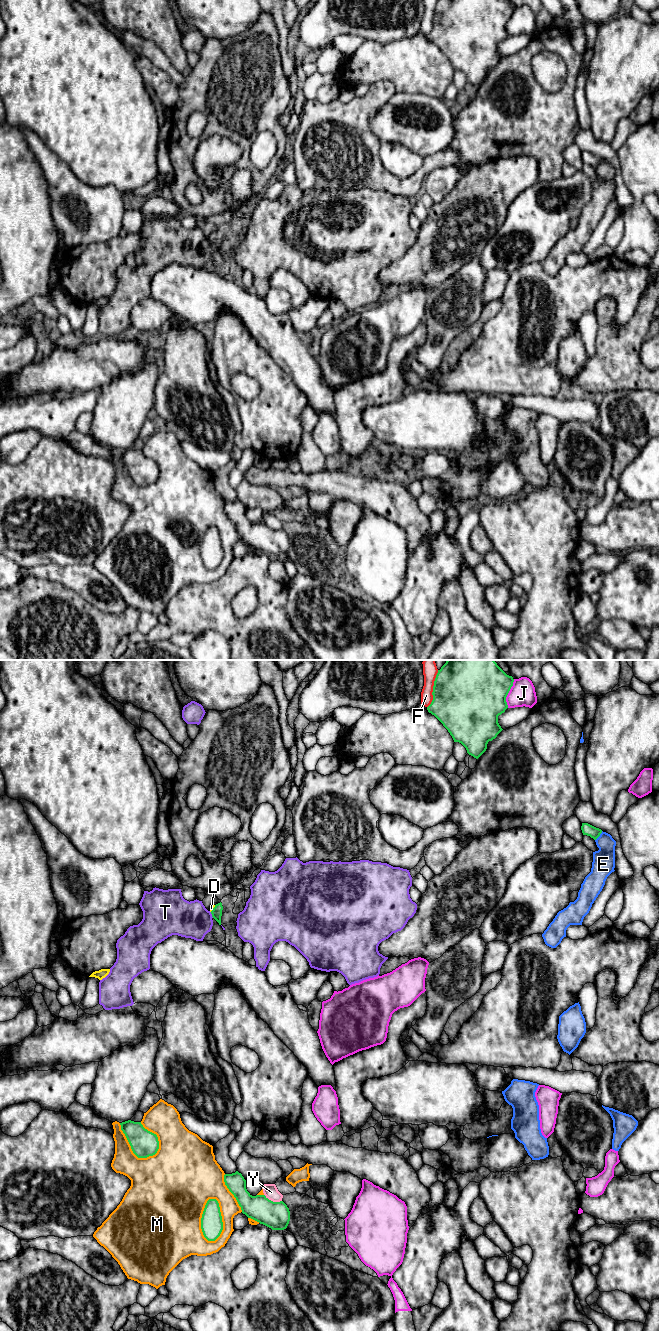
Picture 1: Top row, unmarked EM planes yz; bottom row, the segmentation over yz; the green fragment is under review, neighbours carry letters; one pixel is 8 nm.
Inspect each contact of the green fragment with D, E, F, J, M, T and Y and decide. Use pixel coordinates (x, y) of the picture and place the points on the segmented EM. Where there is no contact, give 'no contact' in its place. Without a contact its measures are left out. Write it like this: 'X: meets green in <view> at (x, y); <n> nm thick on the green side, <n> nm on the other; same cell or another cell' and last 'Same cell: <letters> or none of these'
D: meets green in yz at (213, 908); 80 nm thick on the green side, 30 nm on the other; same cell
E: meets green in yz at (599, 835); 90 nm thick on the green side, 180 nm on the other; another cell
F: meets green in yz at (433, 689); 500 nm thick on the green side, 120 nm on the other; another cell
J: meets green in yz at (508, 692); 480 nm thick on the green side, 200 nm on the other; another cell
M: meets green in yz at (222, 1222); 180 nm thick on the green side, 160 nm on the other; another cell
T: meets green in yz at (212, 915); 80 nm thick on the green side, 280 nm on the other; another cell
Y: meets green in yz at (272, 1201); 220 nm thick on the green side, 120 nm on the other; another cell
Same cell: D

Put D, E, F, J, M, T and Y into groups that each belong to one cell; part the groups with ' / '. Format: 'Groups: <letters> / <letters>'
Groups: D / E T / F / J / M / Y

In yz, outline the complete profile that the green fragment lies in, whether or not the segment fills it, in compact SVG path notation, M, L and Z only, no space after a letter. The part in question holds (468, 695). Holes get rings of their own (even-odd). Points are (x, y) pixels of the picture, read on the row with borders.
M447 660L438 670L433 686L433 700L427 707L448 730L454 742L461 743L467 753L478 759L487 744L503 730L498 716L508 708L506 697L514 679L494 660Z

